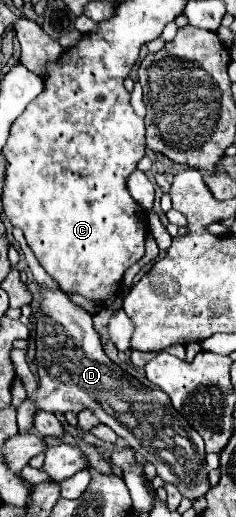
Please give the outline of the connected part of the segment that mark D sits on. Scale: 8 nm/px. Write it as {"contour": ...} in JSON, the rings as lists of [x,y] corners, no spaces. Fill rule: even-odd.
{"contour":[[[43,290],[43,302],[41,302],[41,314],[43,318],[37,320],[37,368],[39,368],[39,386],[37,392],[31,394],[31,398],[25,398],[23,404],[17,408],[17,426],[19,432],[29,432],[33,428],[31,418],[35,416],[35,410],[43,412],[81,412],[81,410],[91,410],[101,424],[109,426],[127,446],[131,446],[143,460],[151,462],[157,468],[157,476],[161,476],[165,482],[171,482],[179,488],[183,498],[197,500],[207,494],[209,486],[209,468],[205,462],[205,448],[203,448],[203,438],[199,432],[195,432],[171,406],[169,396],[159,390],[159,388],[147,388],[139,380],[131,378],[125,370],[121,370],[115,362],[107,358],[103,352],[99,334],[93,328],[91,314],[85,312],[83,308],[75,306],[67,294],[59,290]]]}

